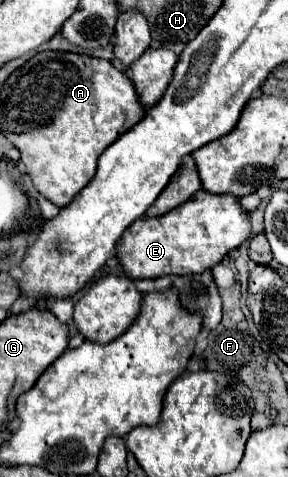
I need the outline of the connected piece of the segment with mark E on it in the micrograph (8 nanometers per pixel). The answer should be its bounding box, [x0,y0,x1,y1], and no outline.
[115,190,249,280]

